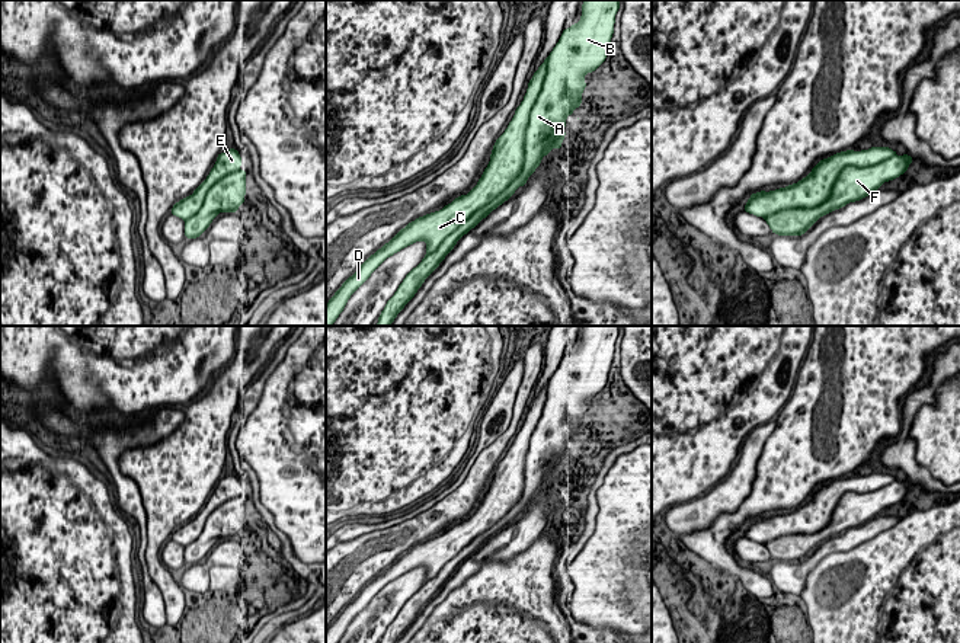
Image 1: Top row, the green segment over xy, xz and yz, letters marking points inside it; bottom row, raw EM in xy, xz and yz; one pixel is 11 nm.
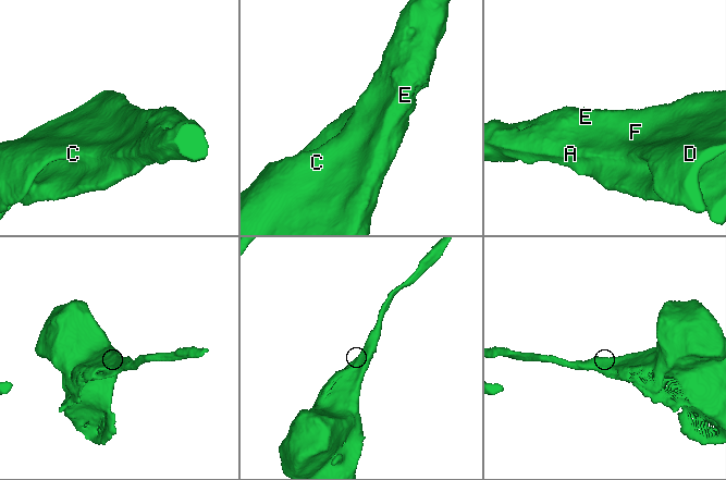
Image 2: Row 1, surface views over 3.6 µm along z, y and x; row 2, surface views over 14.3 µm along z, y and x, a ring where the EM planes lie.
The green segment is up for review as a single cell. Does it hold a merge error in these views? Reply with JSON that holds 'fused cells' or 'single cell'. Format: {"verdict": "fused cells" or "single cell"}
{"verdict": "fused cells"}

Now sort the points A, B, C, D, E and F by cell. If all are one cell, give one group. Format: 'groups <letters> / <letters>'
groups A B F / C D E

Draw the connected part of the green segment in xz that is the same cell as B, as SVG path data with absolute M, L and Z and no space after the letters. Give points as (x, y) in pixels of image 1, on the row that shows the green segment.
M618 0L583 1L580 20L563 31L547 58L543 89L531 109L525 132L525 161L521 173L502 193L468 217L433 253L426 255L406 275L394 295L387 301L375 326L391 326L397 314L457 241L508 201L519 186L525 186L544 156L550 154L553 148L561 148L566 137L566 119L582 105L582 93L588 86L585 76L593 73L607 60L618 9Z

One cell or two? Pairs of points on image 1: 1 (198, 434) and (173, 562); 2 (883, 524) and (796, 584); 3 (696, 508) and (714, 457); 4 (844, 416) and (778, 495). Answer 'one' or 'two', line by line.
1: two
2: one
3: two
4: one

